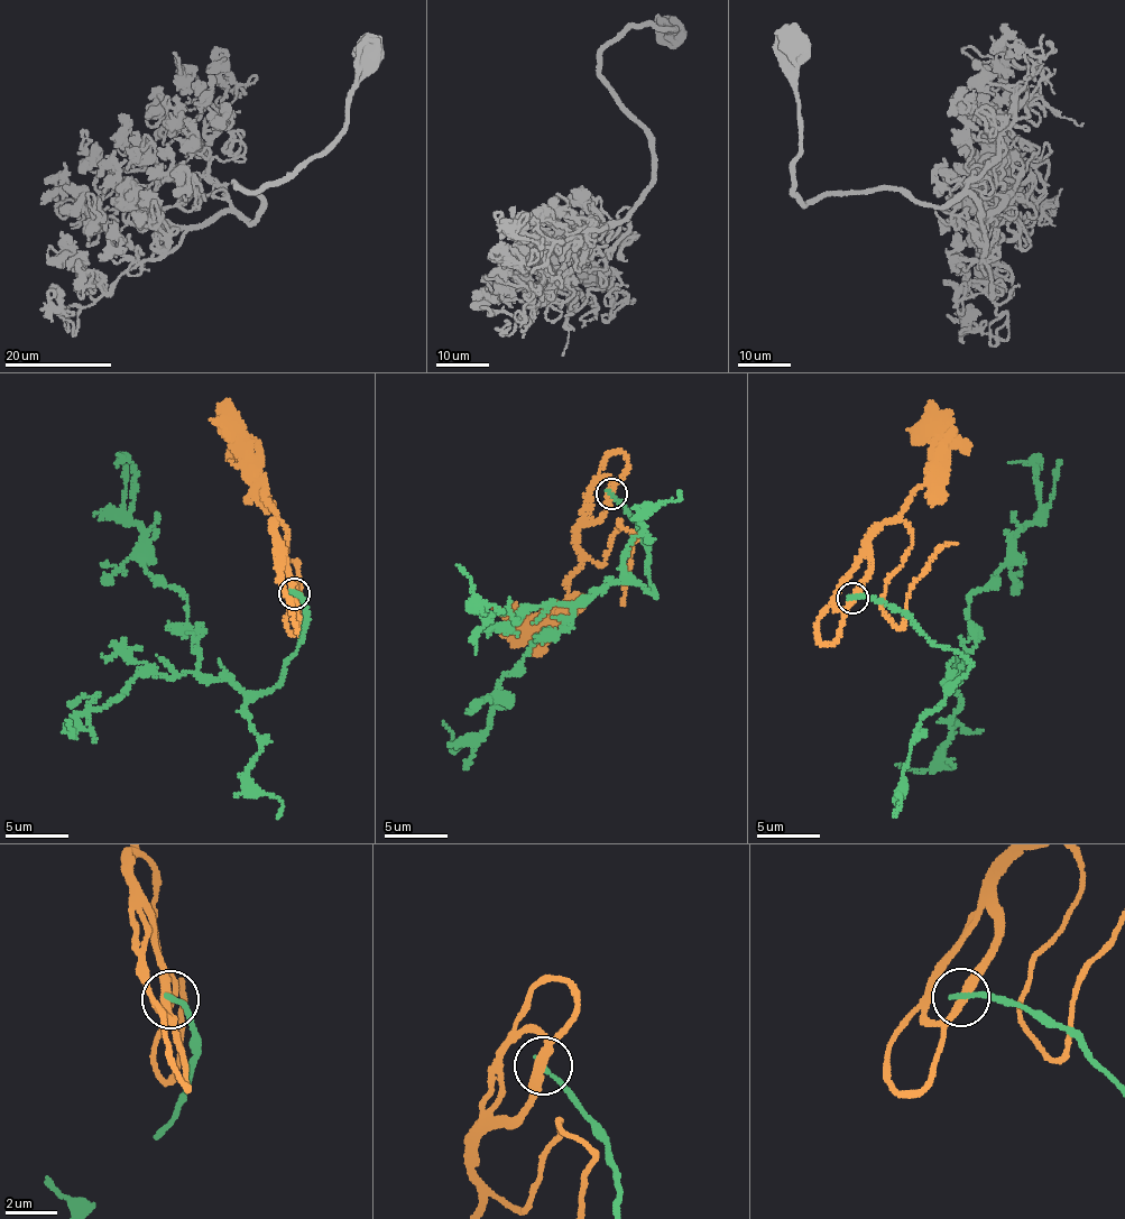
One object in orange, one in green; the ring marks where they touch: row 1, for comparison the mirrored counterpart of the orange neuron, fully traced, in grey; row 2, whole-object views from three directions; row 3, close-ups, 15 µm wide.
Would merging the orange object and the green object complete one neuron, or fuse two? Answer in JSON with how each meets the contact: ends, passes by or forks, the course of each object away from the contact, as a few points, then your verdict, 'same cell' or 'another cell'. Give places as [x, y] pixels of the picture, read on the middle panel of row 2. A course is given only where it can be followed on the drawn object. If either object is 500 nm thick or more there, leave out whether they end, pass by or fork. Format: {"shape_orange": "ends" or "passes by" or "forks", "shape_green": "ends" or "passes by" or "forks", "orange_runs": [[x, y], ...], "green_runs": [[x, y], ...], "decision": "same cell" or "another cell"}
{"shape_orange": "passes by", "shape_green": "ends", "orange_runs": [[612, 496], [605, 514], [579, 530], [578, 546], [600, 565], [618, 532], [618, 522], [637, 538], [621, 605]], "green_runs": [[612, 493], [653, 592], [616, 582], [572, 607], [503, 679], [481, 736], [454, 740], [443, 721]], "decision": "another cell"}

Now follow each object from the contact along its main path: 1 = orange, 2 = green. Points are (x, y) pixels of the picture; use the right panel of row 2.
1: (855, 598), (885, 523), (901, 522), (912, 536), (881, 599), (897, 627), (914, 581), (957, 544)
2: (853, 598), (958, 649), (950, 686), (976, 644), (968, 597), (1039, 515), (1038, 468), (1008, 462)

